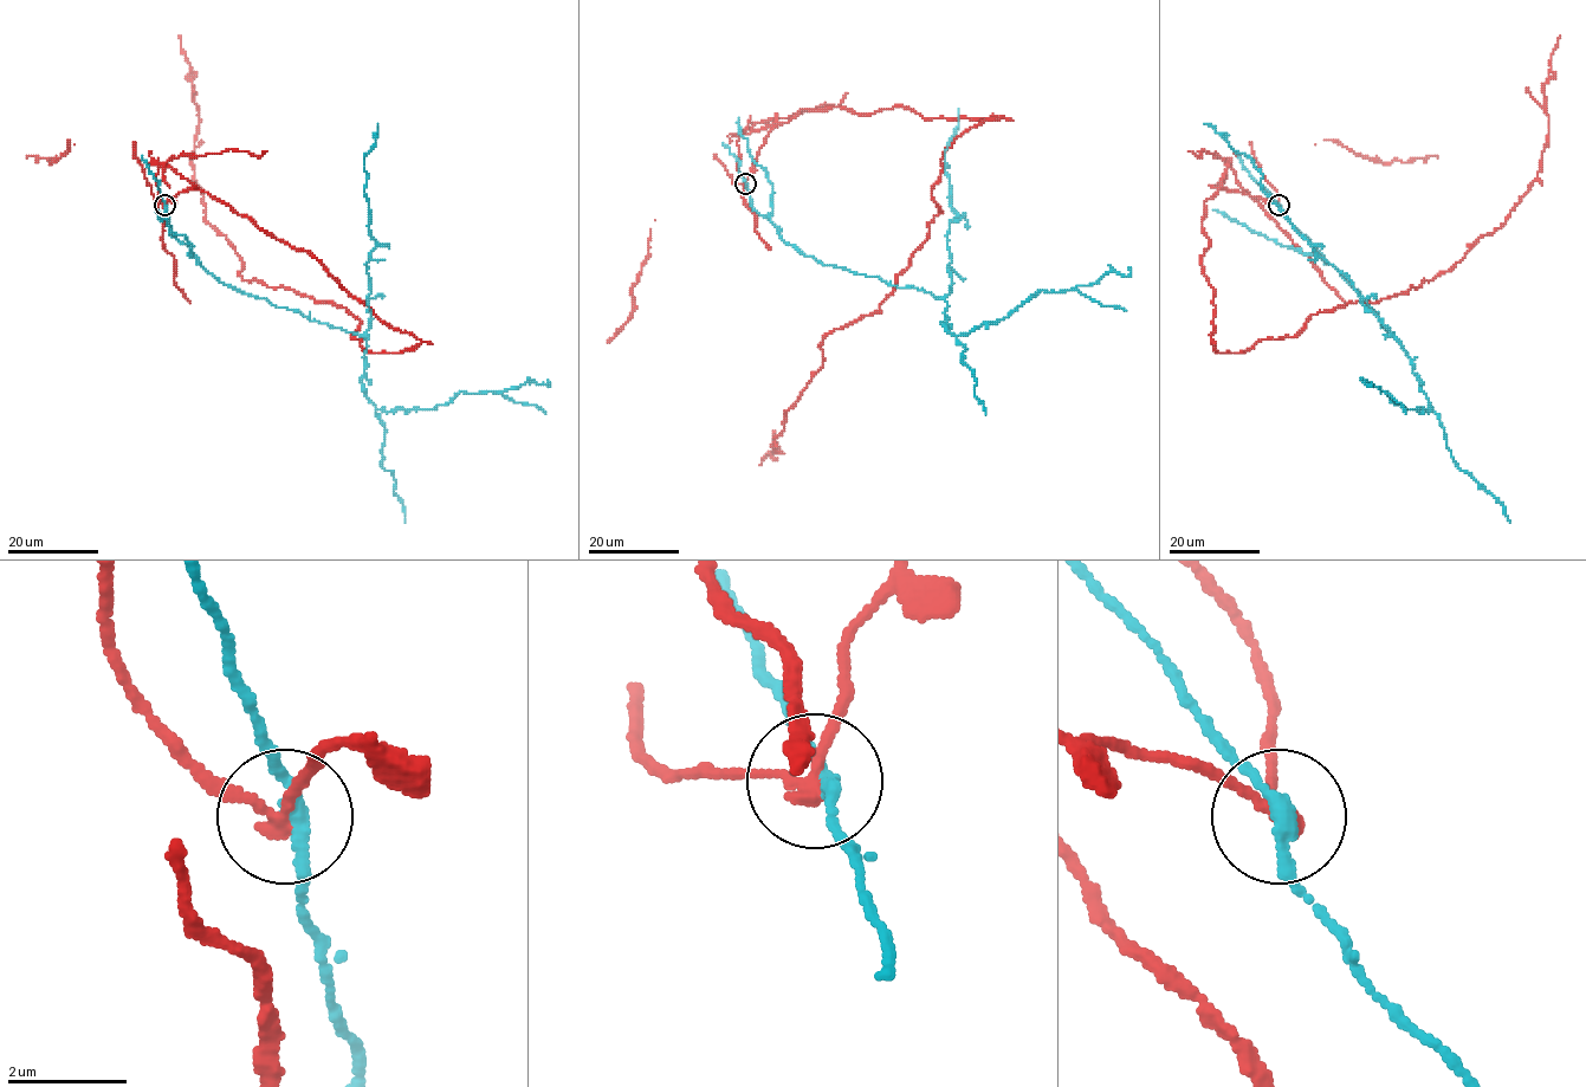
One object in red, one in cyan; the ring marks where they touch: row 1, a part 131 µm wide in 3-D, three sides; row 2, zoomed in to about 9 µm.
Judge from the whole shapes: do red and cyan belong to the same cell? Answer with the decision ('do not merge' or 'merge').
do not merge

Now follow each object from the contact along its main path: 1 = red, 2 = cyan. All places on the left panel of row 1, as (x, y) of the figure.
1: (164, 205), (199, 188), (420, 342), (367, 353), (348, 311), (239, 273), (194, 179), (179, 34)
2: (164, 205), (169, 232), (222, 284), (362, 336), (371, 318), (366, 263), (376, 246), (364, 155), (379, 123)

